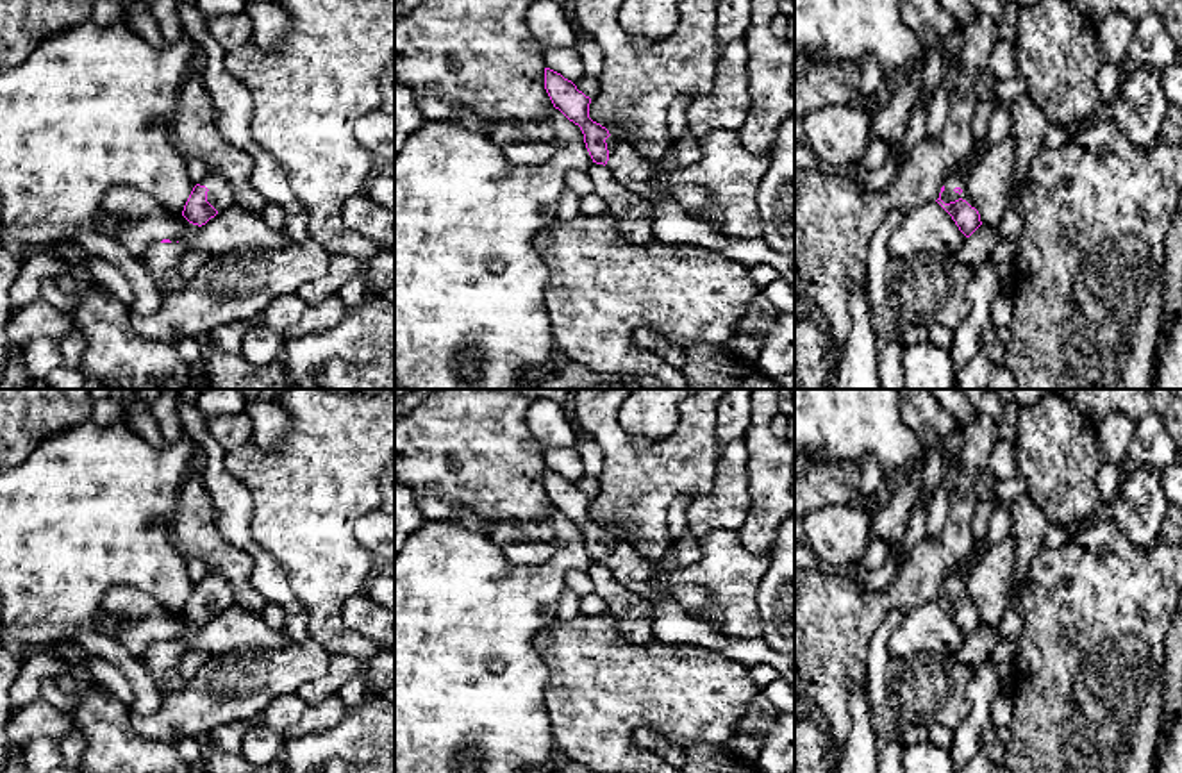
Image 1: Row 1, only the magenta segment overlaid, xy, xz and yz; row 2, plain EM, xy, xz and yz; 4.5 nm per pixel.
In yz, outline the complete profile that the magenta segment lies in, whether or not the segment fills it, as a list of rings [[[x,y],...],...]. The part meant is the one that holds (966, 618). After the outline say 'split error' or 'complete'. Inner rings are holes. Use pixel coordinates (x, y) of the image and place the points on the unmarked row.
[[[970,573],[950,575],[936,600],[955,621],[959,630],[970,637],[980,625],[980,614],[968,591]]]; split error

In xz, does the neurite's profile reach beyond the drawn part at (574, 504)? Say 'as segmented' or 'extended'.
extended

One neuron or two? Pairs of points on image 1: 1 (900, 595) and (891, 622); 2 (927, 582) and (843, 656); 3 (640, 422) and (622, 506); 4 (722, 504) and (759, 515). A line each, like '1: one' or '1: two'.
1: two
2: one
3: two
4: two

